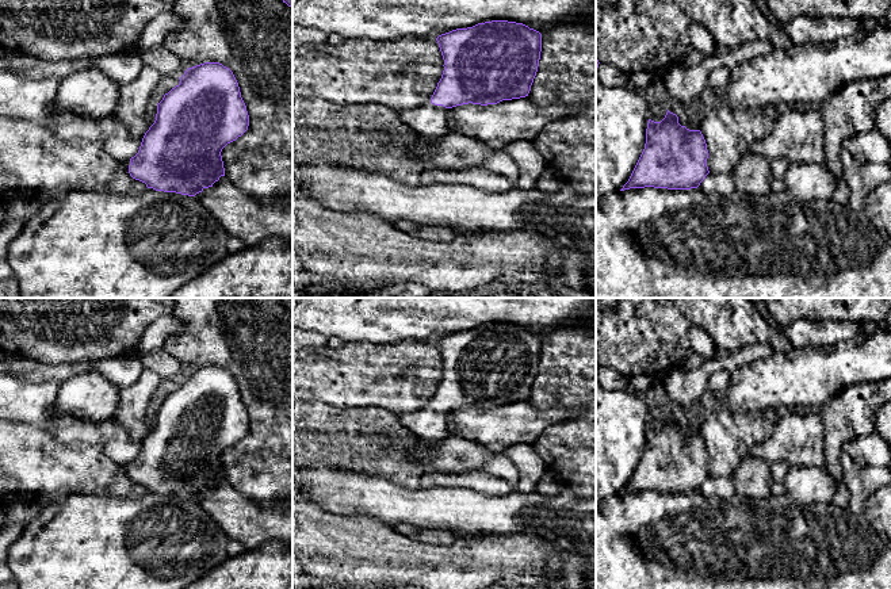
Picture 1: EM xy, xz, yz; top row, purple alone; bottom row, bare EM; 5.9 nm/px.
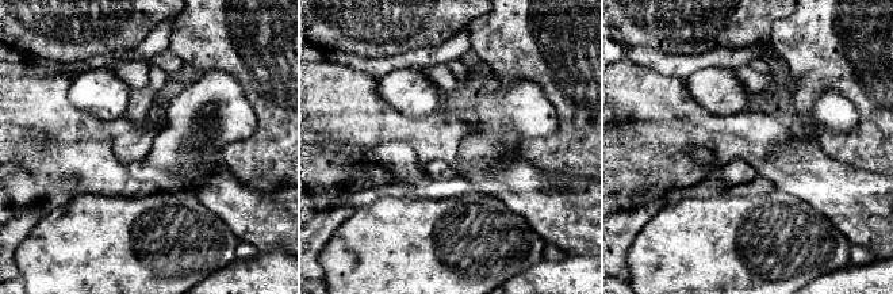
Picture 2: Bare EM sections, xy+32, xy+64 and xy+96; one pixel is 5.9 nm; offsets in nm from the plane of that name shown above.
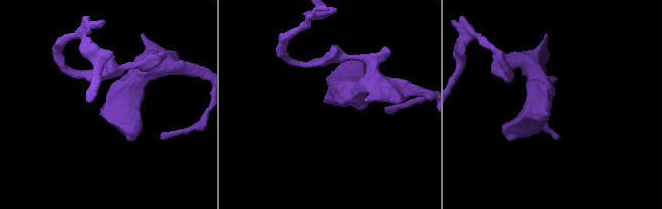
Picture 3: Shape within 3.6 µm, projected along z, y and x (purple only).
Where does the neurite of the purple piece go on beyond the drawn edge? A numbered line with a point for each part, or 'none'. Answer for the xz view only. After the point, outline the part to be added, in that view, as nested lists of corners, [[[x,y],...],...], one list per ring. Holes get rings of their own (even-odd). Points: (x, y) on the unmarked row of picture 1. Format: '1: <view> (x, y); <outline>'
1: xz (429, 425); [[[432,406],[398,416],[401,424],[428,447],[439,445],[447,437],[447,417],[448,412]]]

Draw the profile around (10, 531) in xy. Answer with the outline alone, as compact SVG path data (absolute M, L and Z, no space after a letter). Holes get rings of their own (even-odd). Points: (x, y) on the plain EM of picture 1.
M5 520L0 528L0 584L14 578L14 574L7 563L8 550L20 536L24 527L24 523Z

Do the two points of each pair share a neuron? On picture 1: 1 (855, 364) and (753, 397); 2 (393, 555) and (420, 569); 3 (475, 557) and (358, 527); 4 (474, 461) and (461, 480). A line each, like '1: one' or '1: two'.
1: one
2: one
3: one
4: two

